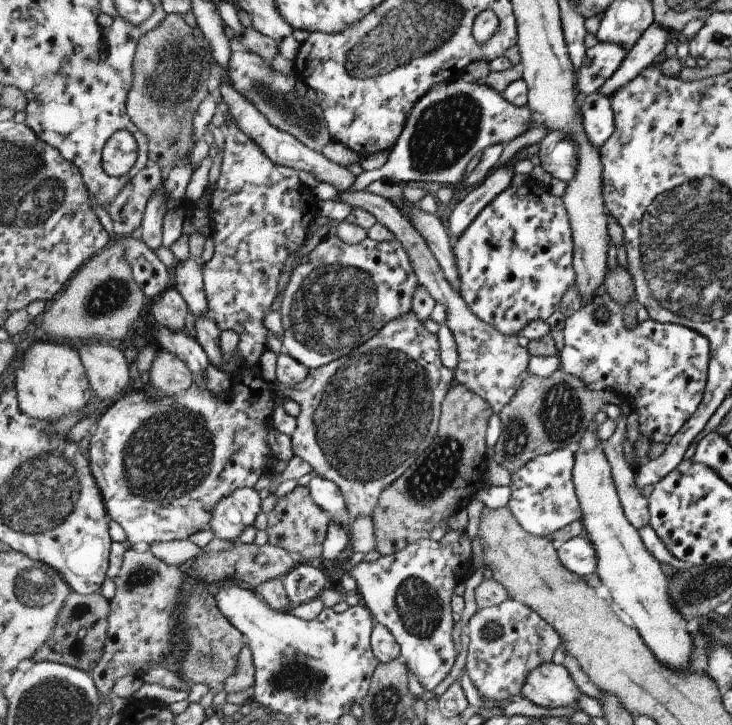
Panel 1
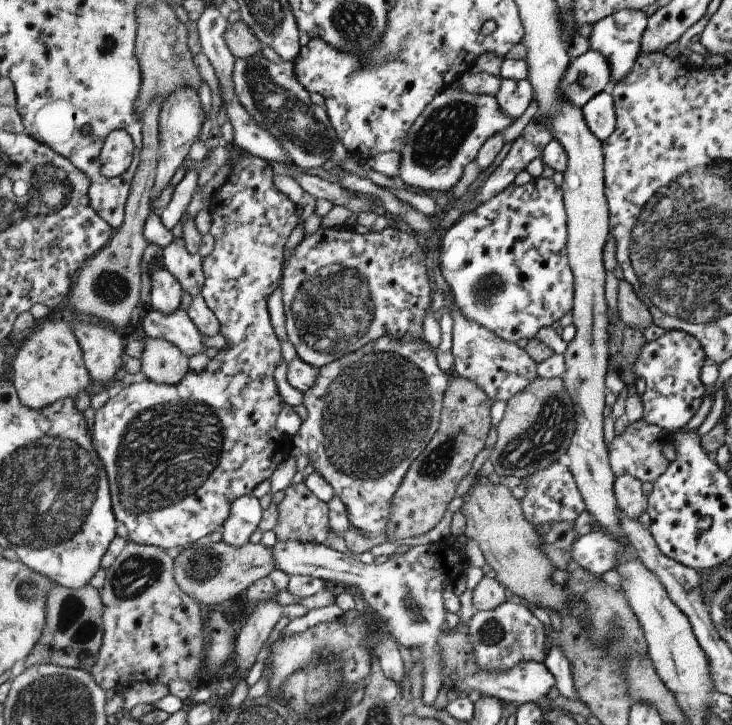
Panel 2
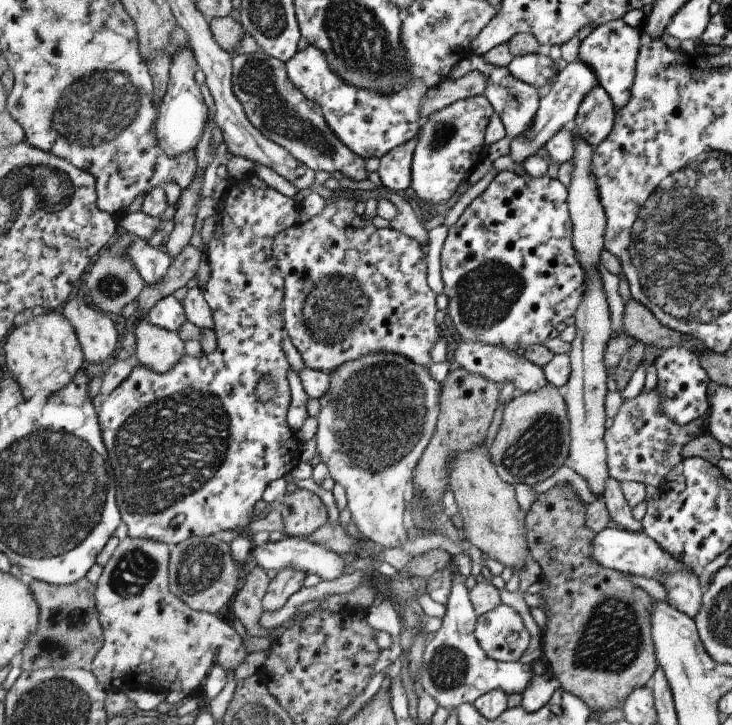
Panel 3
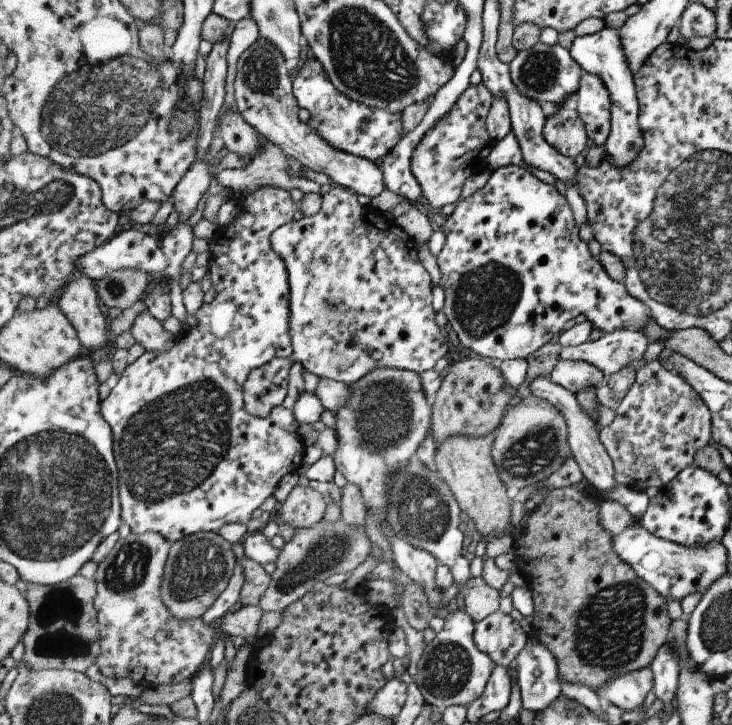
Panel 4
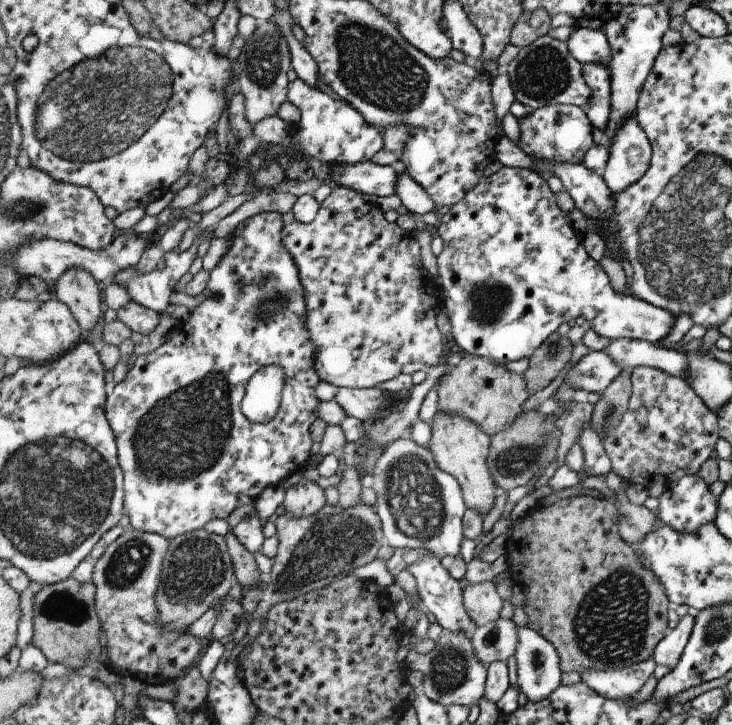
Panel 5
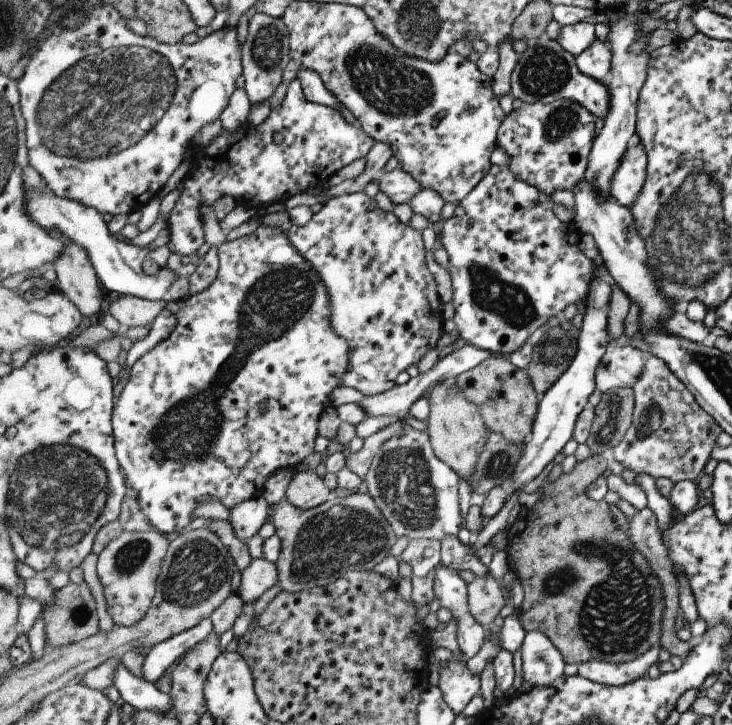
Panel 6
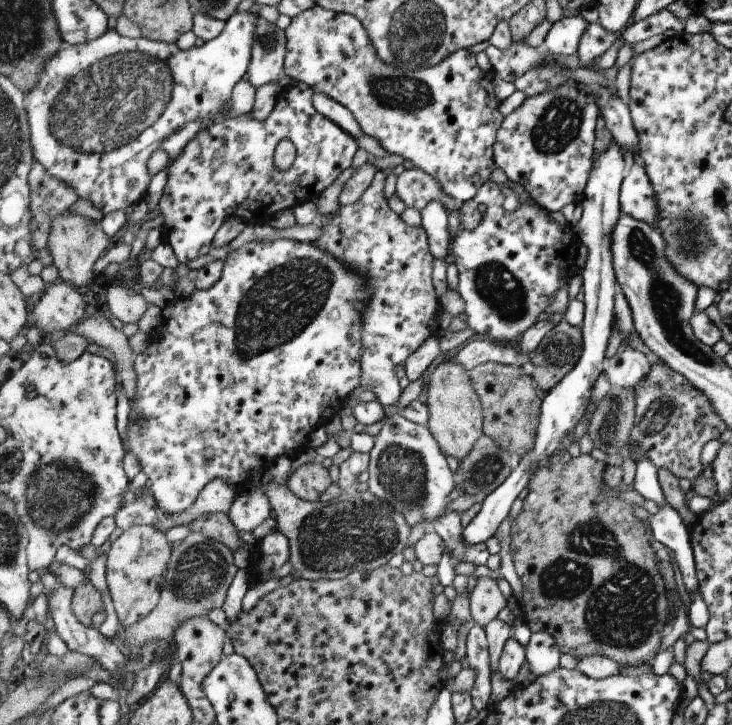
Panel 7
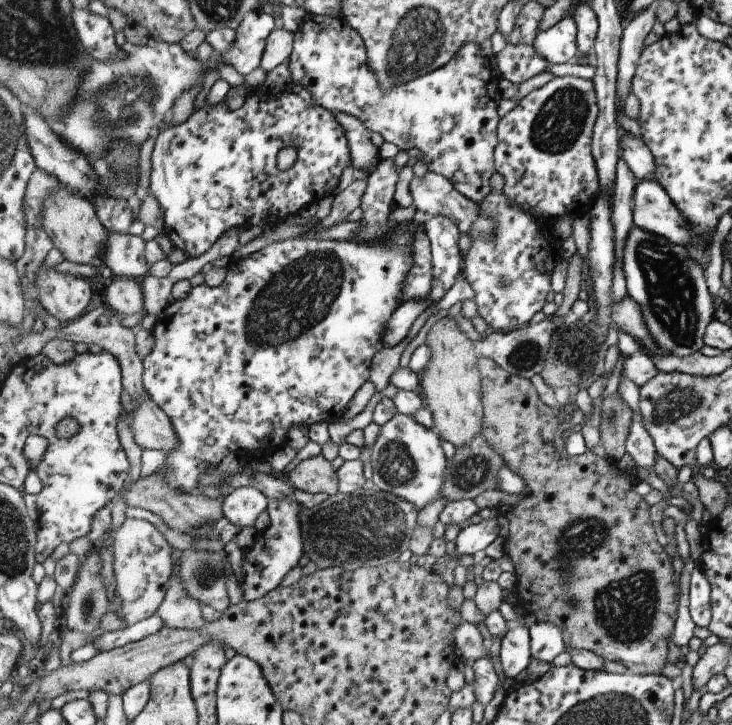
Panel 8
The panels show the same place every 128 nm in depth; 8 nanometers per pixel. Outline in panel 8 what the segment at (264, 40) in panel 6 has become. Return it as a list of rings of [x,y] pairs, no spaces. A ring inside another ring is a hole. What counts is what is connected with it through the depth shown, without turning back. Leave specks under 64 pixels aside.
[[[279,25],[269,36],[260,68],[267,73],[281,66],[283,62],[289,61],[289,57],[293,52],[294,42],[294,32],[286,30]]]

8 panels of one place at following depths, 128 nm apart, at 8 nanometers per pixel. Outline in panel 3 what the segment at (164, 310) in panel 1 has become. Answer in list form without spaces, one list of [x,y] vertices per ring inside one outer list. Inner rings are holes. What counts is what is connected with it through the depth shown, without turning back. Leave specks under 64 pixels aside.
[[[134,236],[126,251],[148,285],[157,285],[167,279],[173,261],[163,247],[153,248],[147,240]]]

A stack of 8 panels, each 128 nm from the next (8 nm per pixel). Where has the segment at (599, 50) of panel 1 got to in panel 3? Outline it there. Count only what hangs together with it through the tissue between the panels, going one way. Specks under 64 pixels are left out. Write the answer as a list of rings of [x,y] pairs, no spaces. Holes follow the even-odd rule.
[[[577,58],[564,66],[556,81],[551,84],[550,90],[542,95],[540,108],[532,125],[522,136],[510,142],[509,156],[512,161],[519,165],[525,163],[525,160],[528,160],[531,156],[538,155],[545,150],[553,136],[558,135],[565,128],[573,126],[586,97],[600,85],[596,71],[591,65],[586,64],[586,61]]]

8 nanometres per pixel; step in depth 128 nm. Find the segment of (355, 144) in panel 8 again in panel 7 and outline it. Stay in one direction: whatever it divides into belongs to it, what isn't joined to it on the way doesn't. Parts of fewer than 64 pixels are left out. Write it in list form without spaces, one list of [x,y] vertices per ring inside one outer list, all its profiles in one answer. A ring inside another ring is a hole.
[[[313,92],[313,105],[319,113],[322,113],[325,117],[329,117],[342,130],[350,133],[355,138],[364,134],[361,125],[358,124],[350,109],[347,109],[343,104],[326,96],[324,93]]]

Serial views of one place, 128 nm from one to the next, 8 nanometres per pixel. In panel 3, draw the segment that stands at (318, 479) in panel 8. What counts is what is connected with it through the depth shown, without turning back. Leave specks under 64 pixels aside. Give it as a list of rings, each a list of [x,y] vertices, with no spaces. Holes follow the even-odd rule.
[[[296,489],[284,496],[279,503],[286,536],[307,539],[323,524],[328,523],[327,506],[317,494],[309,490]]]

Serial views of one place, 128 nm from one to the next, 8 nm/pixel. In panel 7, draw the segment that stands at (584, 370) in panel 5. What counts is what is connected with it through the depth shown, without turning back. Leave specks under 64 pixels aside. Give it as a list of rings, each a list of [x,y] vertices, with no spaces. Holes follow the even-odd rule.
[[[629,346],[608,358],[604,374],[613,387],[635,389],[649,375],[652,366],[651,359],[641,350]]]

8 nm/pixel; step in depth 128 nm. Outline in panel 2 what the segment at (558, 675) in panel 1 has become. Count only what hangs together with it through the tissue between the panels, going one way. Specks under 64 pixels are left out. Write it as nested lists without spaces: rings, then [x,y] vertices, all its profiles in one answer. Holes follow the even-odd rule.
[[[459,622],[452,631],[443,632],[439,648],[441,648],[441,658],[445,662],[443,688],[447,693],[455,691],[458,692],[458,697],[467,697],[472,691],[477,691],[479,694],[497,697],[503,702],[517,702],[519,706],[527,702],[540,703],[551,696],[557,678],[549,672],[549,668],[543,662],[527,661],[511,670],[491,671],[479,668],[479,662],[475,660],[475,652],[471,646],[469,629],[469,623]]]

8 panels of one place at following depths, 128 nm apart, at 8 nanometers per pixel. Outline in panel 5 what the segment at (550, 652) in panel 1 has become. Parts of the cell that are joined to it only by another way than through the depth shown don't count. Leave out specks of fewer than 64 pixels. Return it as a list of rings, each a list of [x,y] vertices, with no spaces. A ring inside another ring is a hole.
[[[499,617],[491,624],[476,627],[471,639],[481,662],[488,665],[495,661],[507,662],[518,651],[519,627],[513,620]]]

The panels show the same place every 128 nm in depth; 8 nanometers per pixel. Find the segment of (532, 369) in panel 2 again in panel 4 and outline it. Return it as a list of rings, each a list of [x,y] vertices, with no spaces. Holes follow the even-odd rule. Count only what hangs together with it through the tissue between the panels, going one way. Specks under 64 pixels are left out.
[[[537,378],[531,384],[531,390],[533,390],[536,397],[551,401],[551,404],[555,404],[559,408],[559,412],[566,416],[567,426],[569,427],[568,439],[570,440],[572,454],[578,461],[589,483],[593,484],[601,492],[613,492],[618,484],[617,480],[615,480],[614,460],[611,458],[607,448],[605,448],[605,444],[601,442],[597,422],[589,414],[585,414],[585,410],[581,408],[576,394],[554,383],[550,378]]]

